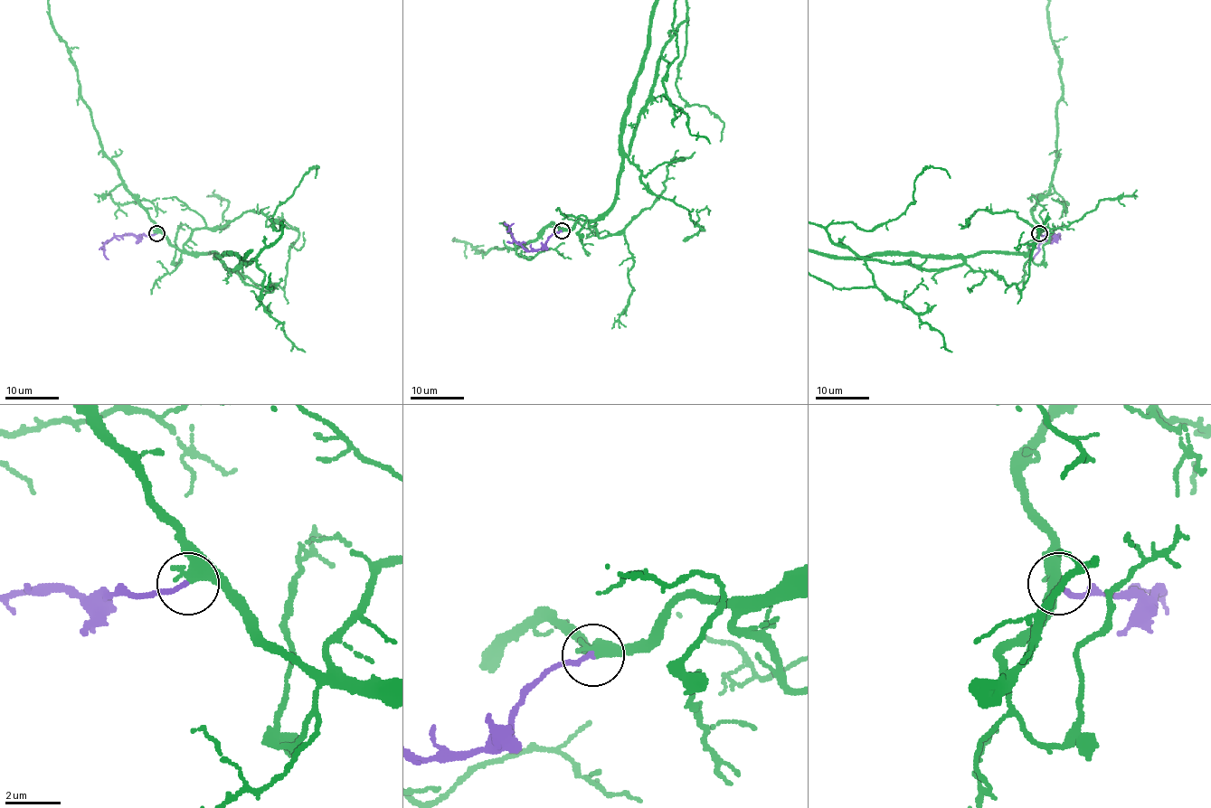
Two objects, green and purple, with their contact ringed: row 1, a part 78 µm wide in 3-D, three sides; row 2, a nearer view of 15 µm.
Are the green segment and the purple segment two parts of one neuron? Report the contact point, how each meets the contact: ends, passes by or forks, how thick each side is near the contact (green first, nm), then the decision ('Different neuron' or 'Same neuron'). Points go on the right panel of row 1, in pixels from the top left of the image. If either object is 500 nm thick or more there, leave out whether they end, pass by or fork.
Place: (1039, 233). At the ring green passes by. At the ring purple ends. Thickness 360 nm (green) against 170 nm. Same neuron

